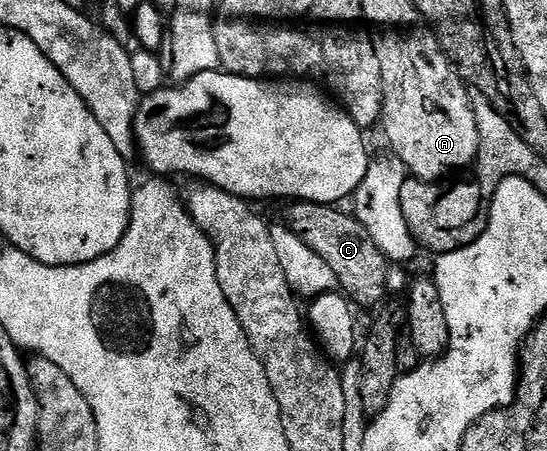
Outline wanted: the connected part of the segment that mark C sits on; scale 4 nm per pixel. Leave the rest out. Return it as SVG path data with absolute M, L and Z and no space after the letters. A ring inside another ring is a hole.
M291 201L286 210L285 225L336 272L336 280L341 293L355 307L374 306L378 308L383 305L387 297L386 275L388 261L380 248L372 242L372 237L365 231L364 226L357 221L353 213L345 214L342 208L324 202L299 202Z

